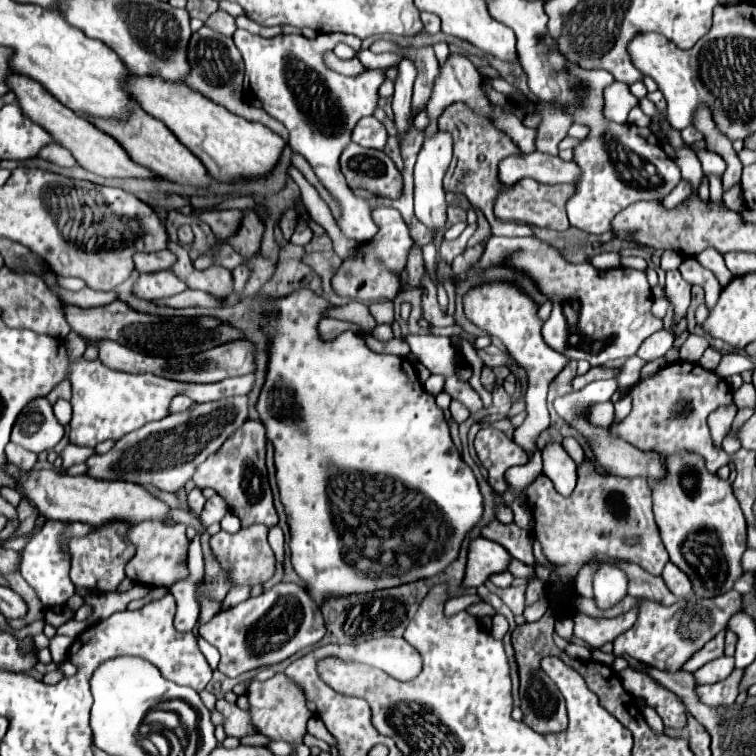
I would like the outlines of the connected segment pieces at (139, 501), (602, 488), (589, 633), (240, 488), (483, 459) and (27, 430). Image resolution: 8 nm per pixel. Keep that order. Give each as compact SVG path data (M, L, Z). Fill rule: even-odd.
M12 463L4 465L4 469L16 481L16 491L22 493L22 497L28 497L46 519L56 519L56 521L70 521L72 519L72 521L88 523L92 527L98 527L106 521L114 521L114 519L130 521L132 525L142 523L146 519L166 521L168 505L162 503L158 497L150 495L146 489L142 489L136 483L98 481L88 475L72 477L72 475L56 473L54 469L22 471Z
M584 457L572 495L562 497L546 475L538 475L526 487L524 503L530 505L534 517L532 533L540 541L544 557L554 565L548 577L548 599L574 599L574 579L578 571L598 555L636 563L650 575L660 575L668 563L668 553L660 541L652 513L650 485L644 477L598 473L596 463ZM632 539L636 539L636 543L628 545Z
M576 609L570 611L574 621L574 637L586 641L592 647L602 647L608 641L614 641L620 633L630 629L636 623L638 609L630 609L626 615L618 615L612 619L594 619Z
M252 421L252 425L242 425L234 437L230 437L216 455L210 455L204 463L200 463L192 475L196 487L212 487L230 507L230 511L240 519L242 527L250 527L254 523L262 523L266 527L274 527L278 523L278 515L272 503L272 491L268 485L268 473L264 465L266 457L266 433L260 421Z
M484 427L478 431L474 439L474 449L478 453L480 463L488 469L490 487L498 493L504 493L508 489L504 477L506 469L528 463L528 453L494 427Z
M46 397L32 399L12 427L12 441L34 453L54 449L62 437L64 427L54 417Z

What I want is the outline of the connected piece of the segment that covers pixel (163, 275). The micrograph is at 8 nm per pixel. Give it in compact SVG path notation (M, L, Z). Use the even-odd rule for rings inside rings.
M156 271L156 273L140 273L138 281L132 287L132 293L138 299L154 301L154 299L176 295L184 289L186 289L186 283L178 281L178 277L174 277L174 273Z

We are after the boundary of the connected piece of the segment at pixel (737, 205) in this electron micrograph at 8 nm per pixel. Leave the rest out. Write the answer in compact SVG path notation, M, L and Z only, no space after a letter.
M736 183L734 187L730 189L724 189L724 195L722 195L722 201L730 207L731 210L736 212L742 212L745 210L744 197L742 197L742 185Z

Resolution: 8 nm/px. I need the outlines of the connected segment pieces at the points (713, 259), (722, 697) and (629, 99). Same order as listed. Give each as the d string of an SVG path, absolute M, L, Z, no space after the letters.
M708 249L708 251L700 253L696 259L698 259L698 263L700 263L702 267L710 269L710 271L716 275L716 279L718 279L718 283L720 283L722 287L730 283L732 273L730 273L730 271L728 271L728 267L724 265L724 257L722 257L718 251Z
M734 669L728 679L712 683L712 685L700 685L696 691L698 691L702 703L706 703L706 705L712 705L712 707L730 705L738 697L738 687L740 687L742 677L744 677L744 669Z
M614 81L604 89L604 117L614 123L626 123L628 111L638 103L628 85Z

